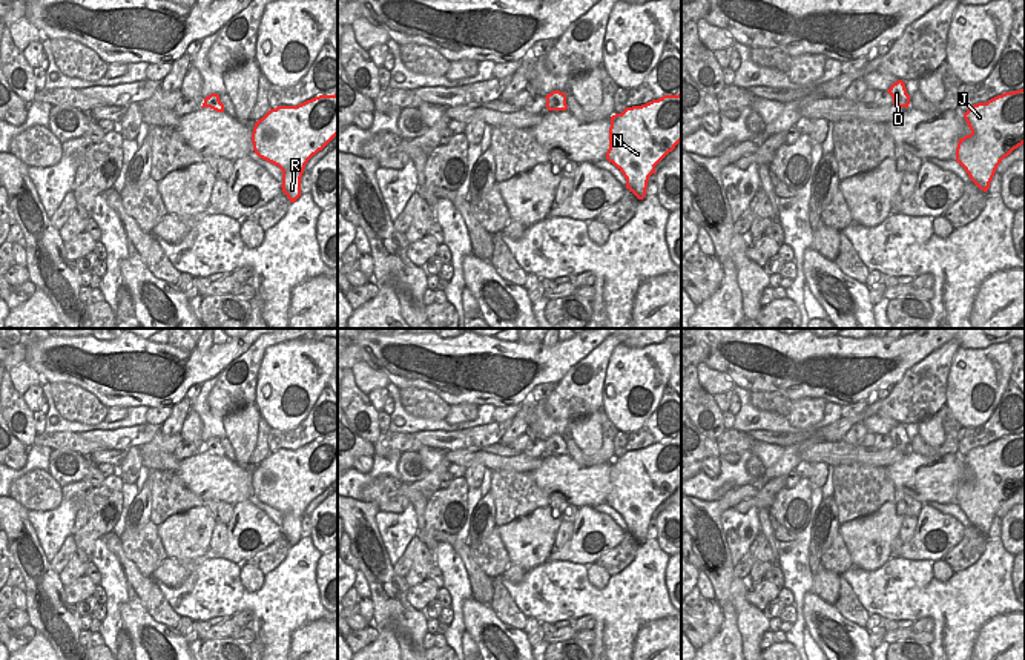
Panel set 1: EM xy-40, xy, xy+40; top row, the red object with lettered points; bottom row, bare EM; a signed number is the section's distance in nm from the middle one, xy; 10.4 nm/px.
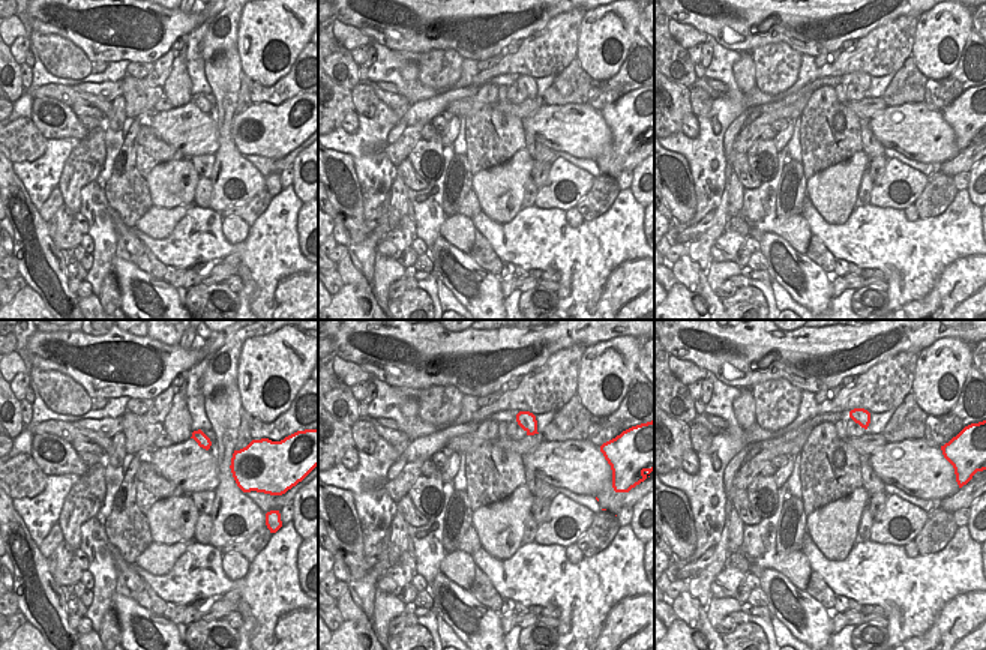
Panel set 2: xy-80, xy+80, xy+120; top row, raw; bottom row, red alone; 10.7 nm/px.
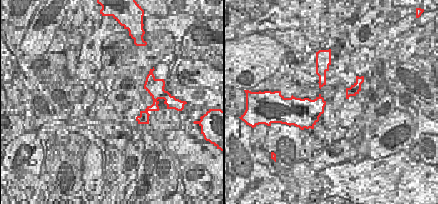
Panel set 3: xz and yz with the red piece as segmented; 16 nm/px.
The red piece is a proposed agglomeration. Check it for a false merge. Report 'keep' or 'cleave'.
cleave

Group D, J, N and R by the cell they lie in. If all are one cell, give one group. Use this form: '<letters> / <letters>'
D / J N R

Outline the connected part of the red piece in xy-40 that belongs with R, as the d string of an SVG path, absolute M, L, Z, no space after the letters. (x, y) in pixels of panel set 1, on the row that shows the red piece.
M338 94L270 109L255 123L252 143L259 158L282 170L282 192L295 203L305 164L336 135Z

